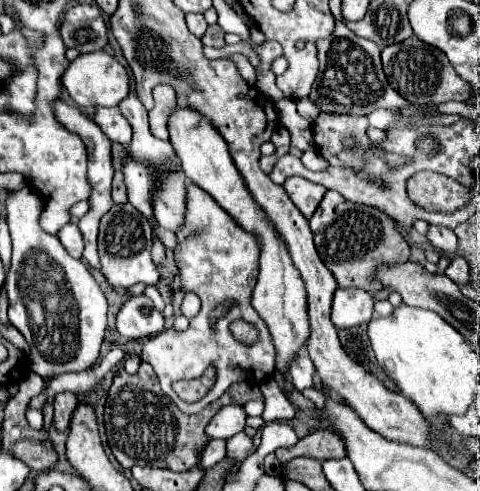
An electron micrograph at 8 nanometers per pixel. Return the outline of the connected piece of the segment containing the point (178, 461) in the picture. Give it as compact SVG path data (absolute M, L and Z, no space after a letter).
M141 363L139 373L129 375L123 367L117 369L113 385L109 389L109 397L105 403L105 429L109 437L109 447L115 459L123 469L131 469L133 465L151 465L165 467L171 471L185 471L199 465L199 453L207 445L205 427L211 417L223 405L245 405L247 401L257 399L263 401L263 395L257 385L231 385L221 399L211 403L197 415L183 415L167 395L163 395L155 371L151 365Z

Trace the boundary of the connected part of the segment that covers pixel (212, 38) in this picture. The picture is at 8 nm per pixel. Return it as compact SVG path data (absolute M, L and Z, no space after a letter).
M209 25L205 35L201 37L203 45L211 45L211 47L223 47L225 45L225 31L219 25Z

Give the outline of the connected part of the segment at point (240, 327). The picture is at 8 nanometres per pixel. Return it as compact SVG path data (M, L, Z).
M235 321L233 325L231 325L231 329L233 329L233 333L235 333L235 337L239 339L239 341L245 341L245 343L251 343L251 341L255 341L257 339L257 329L251 329L251 323L243 323L243 321Z

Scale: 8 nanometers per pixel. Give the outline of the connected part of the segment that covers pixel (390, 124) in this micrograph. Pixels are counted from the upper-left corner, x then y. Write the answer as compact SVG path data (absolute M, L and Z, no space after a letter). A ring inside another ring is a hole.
M379 109L379 111L375 111L375 113L369 113L367 115L369 117L369 121L371 121L371 125L373 127L379 127L379 129L393 129L395 127L395 121L397 121L397 113L393 113L393 111L389 111L389 109Z

